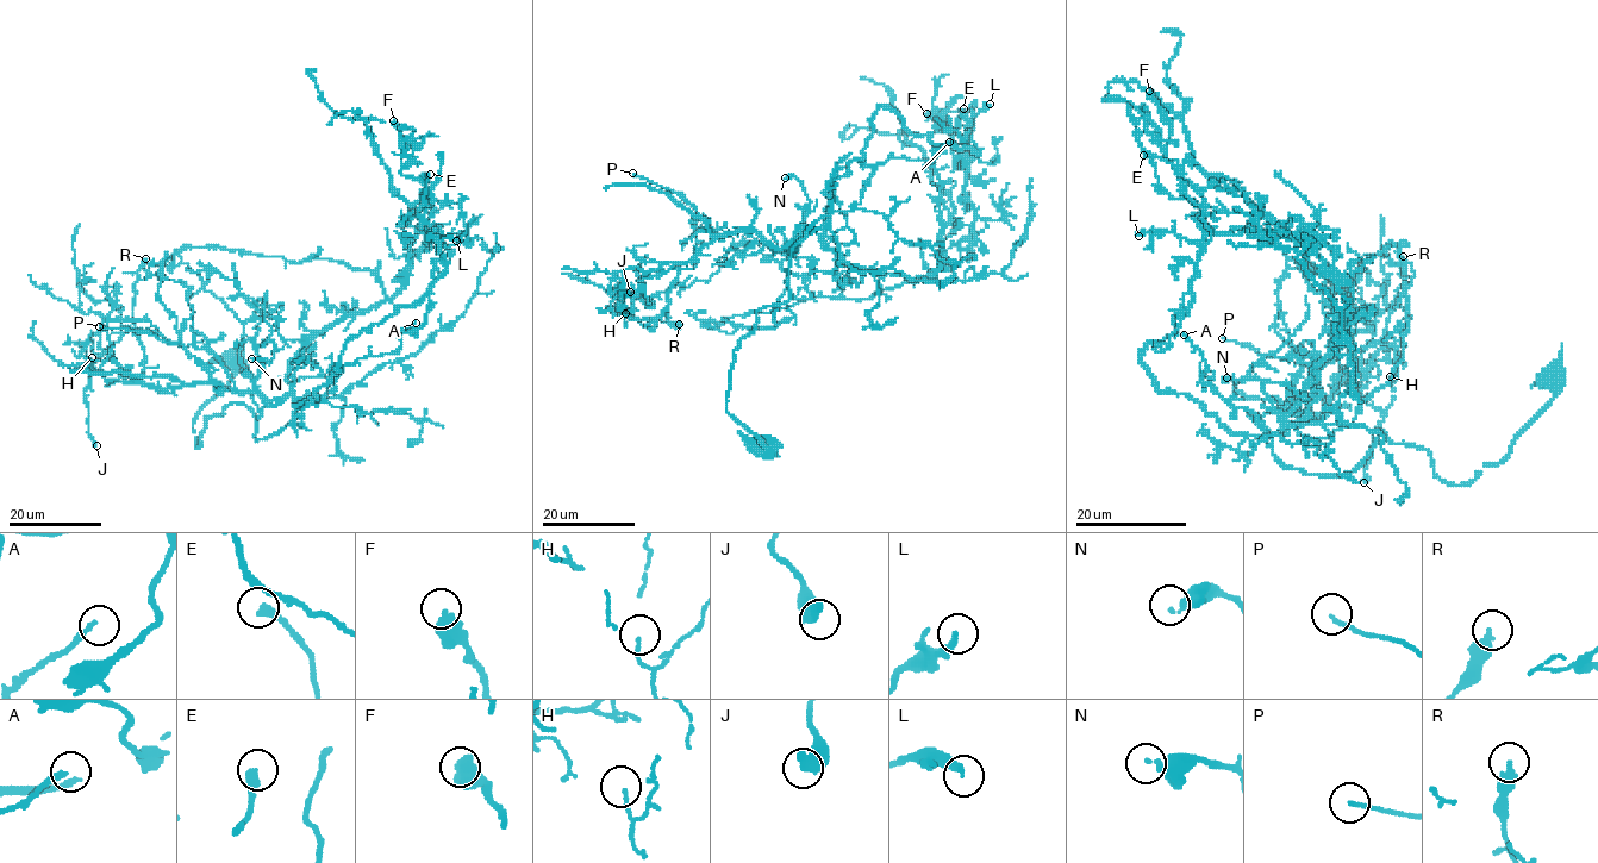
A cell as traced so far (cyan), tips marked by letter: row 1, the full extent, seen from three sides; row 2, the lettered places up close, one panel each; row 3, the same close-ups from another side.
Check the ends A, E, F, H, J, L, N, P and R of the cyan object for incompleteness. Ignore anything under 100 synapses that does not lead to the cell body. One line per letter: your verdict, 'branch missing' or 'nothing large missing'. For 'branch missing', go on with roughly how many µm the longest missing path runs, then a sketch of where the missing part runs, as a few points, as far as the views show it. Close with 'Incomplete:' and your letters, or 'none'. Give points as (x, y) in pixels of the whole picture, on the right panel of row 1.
A: nothing large missing
E: nothing large missing
F: nothing large missing
H: nothing large missing
J: nothing large missing
L: nothing large missing
N: nothing large missing
P: nothing large missing
R: nothing large missing
Incomplete: none

